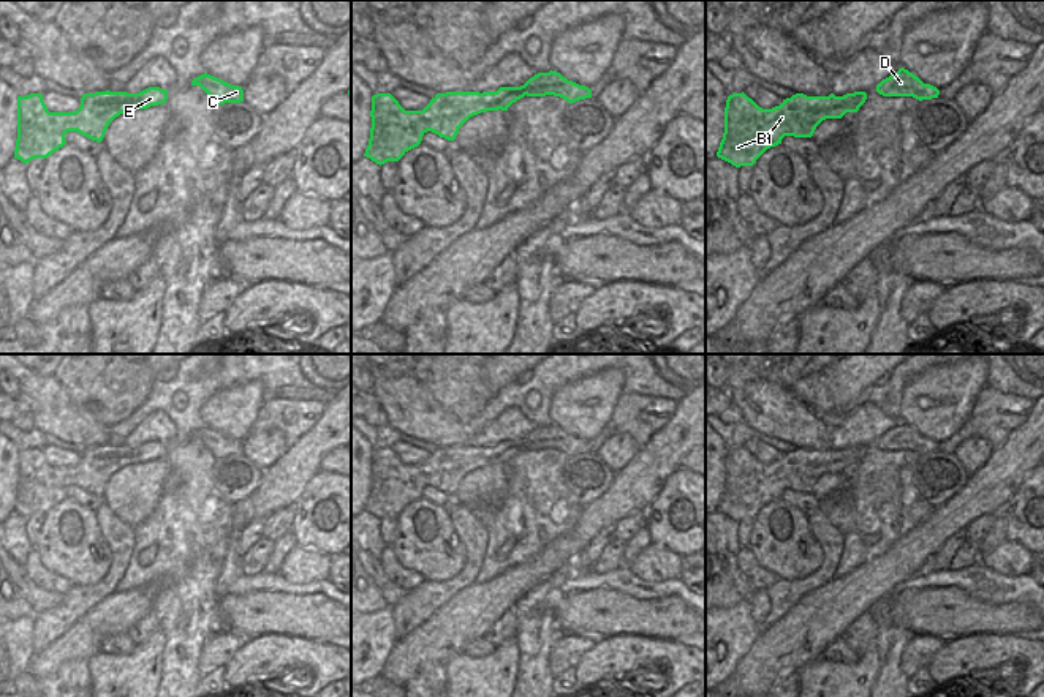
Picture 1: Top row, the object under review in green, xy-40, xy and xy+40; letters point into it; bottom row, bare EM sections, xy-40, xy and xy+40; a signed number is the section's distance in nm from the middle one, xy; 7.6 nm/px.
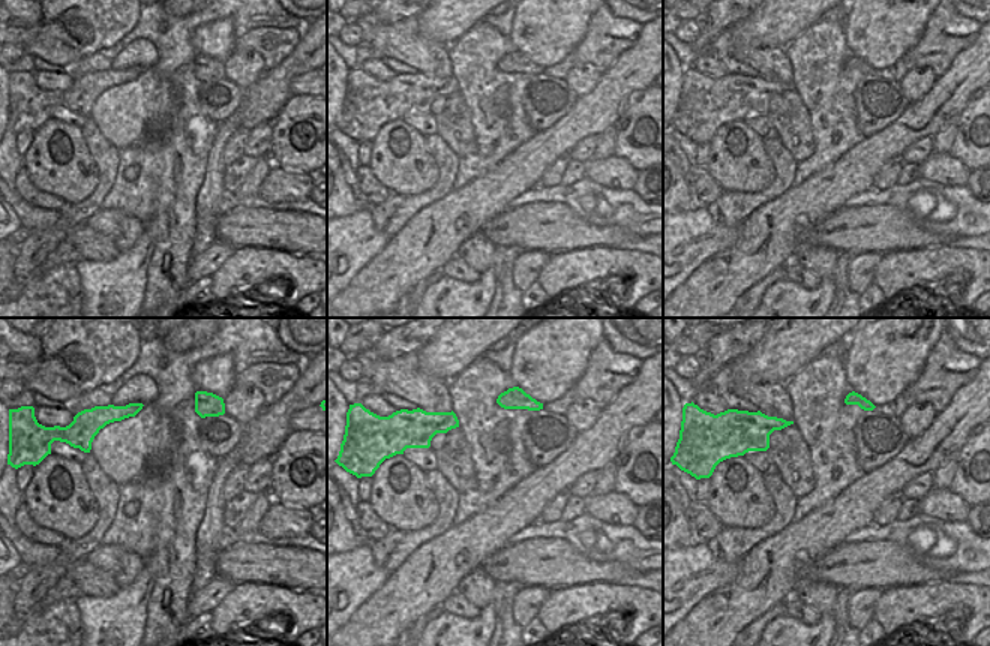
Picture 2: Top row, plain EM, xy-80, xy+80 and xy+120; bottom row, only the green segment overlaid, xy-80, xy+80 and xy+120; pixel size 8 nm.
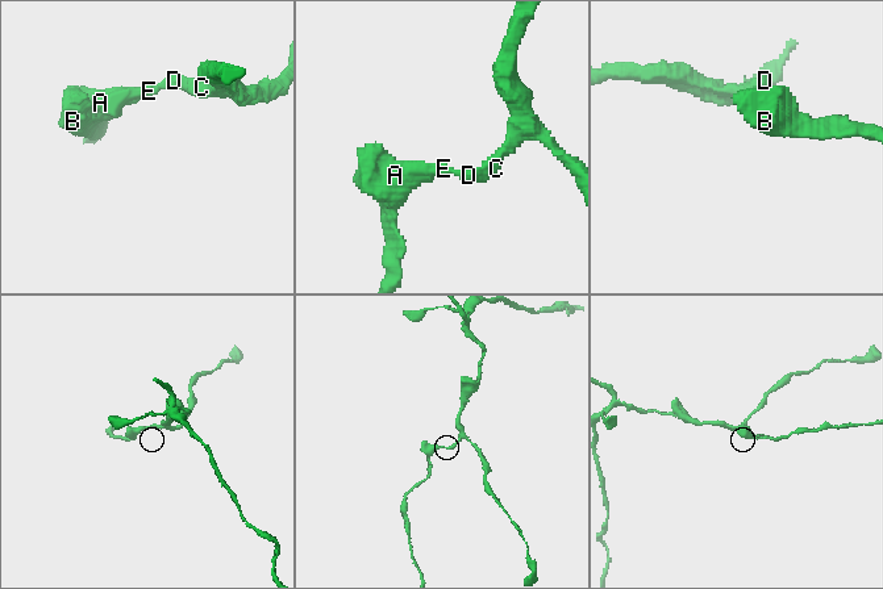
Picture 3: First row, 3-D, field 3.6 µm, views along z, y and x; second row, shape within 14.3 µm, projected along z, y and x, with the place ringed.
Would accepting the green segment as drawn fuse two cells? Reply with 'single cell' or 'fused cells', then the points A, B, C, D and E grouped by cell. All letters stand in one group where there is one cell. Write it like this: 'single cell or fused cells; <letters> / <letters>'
single cell; A B C D E

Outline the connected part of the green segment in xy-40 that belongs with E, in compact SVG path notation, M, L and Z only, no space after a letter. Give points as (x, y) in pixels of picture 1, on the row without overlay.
M149 441L139 447L84 447L74 466L49 466L41 447L17 450L17 493L14 512L28 517L47 512L66 498L65 488L79 488L101 496L109 477L127 465L165 458L168 444Z

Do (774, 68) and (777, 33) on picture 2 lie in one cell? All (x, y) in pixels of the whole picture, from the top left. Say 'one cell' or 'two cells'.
two cells

